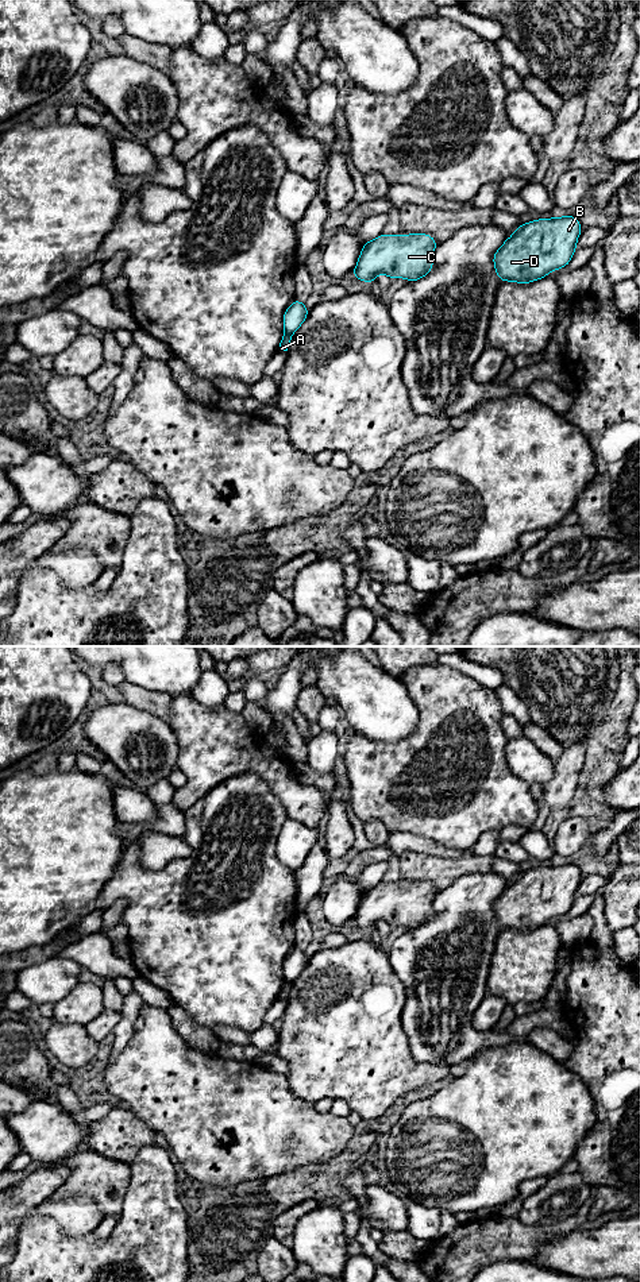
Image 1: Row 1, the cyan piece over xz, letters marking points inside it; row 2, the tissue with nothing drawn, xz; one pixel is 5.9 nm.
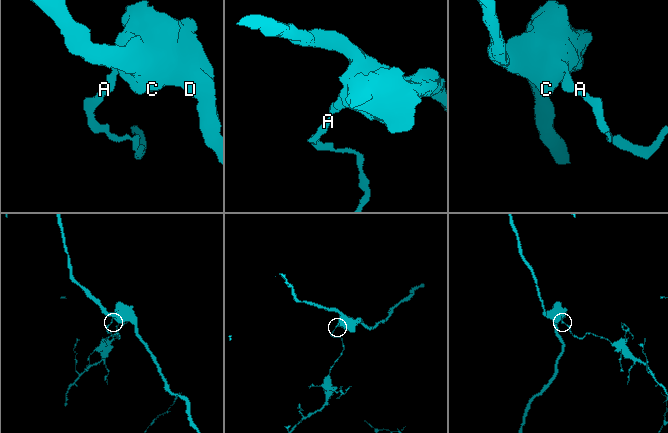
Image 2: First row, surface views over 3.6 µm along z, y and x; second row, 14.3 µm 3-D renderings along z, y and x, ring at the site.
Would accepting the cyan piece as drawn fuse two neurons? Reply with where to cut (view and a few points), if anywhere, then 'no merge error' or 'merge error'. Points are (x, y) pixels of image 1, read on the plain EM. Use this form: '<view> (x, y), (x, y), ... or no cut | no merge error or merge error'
xz (285, 980), (290, 983) | merge error

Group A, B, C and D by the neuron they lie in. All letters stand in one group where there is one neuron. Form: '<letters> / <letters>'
A / B C D

